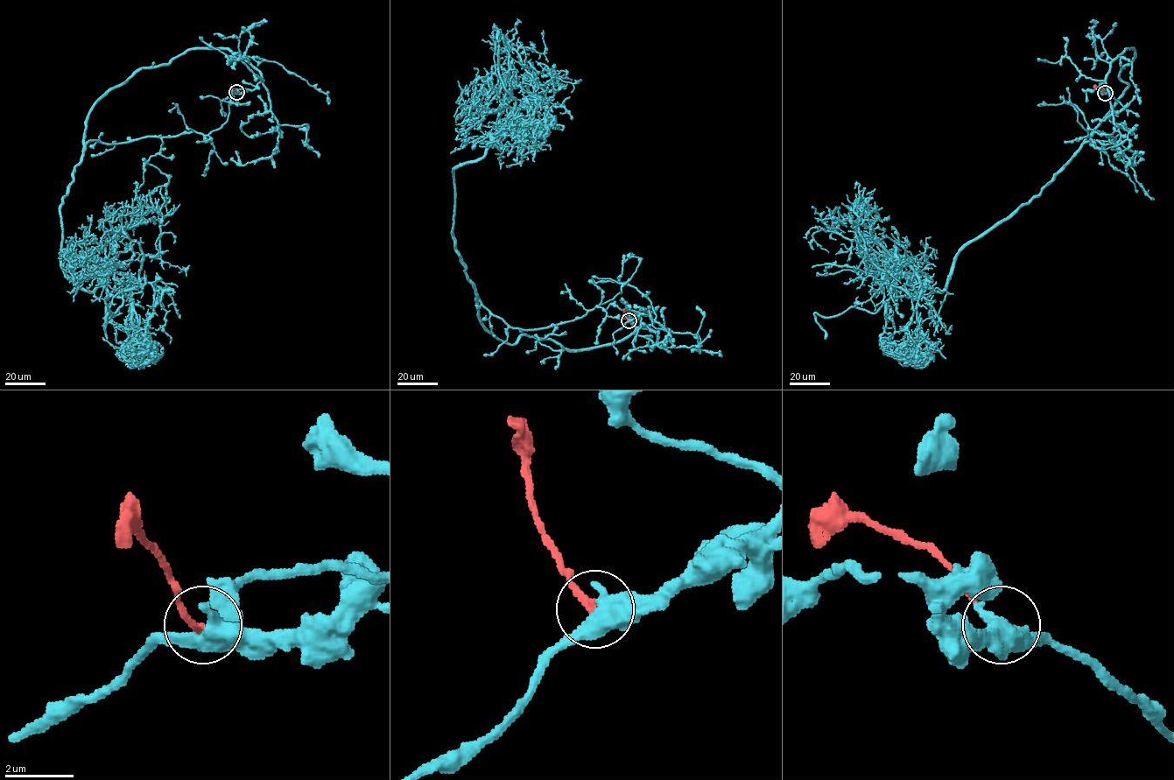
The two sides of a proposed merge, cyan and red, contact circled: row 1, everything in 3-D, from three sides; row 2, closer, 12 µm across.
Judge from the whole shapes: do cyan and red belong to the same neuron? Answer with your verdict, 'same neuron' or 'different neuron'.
different neuron

